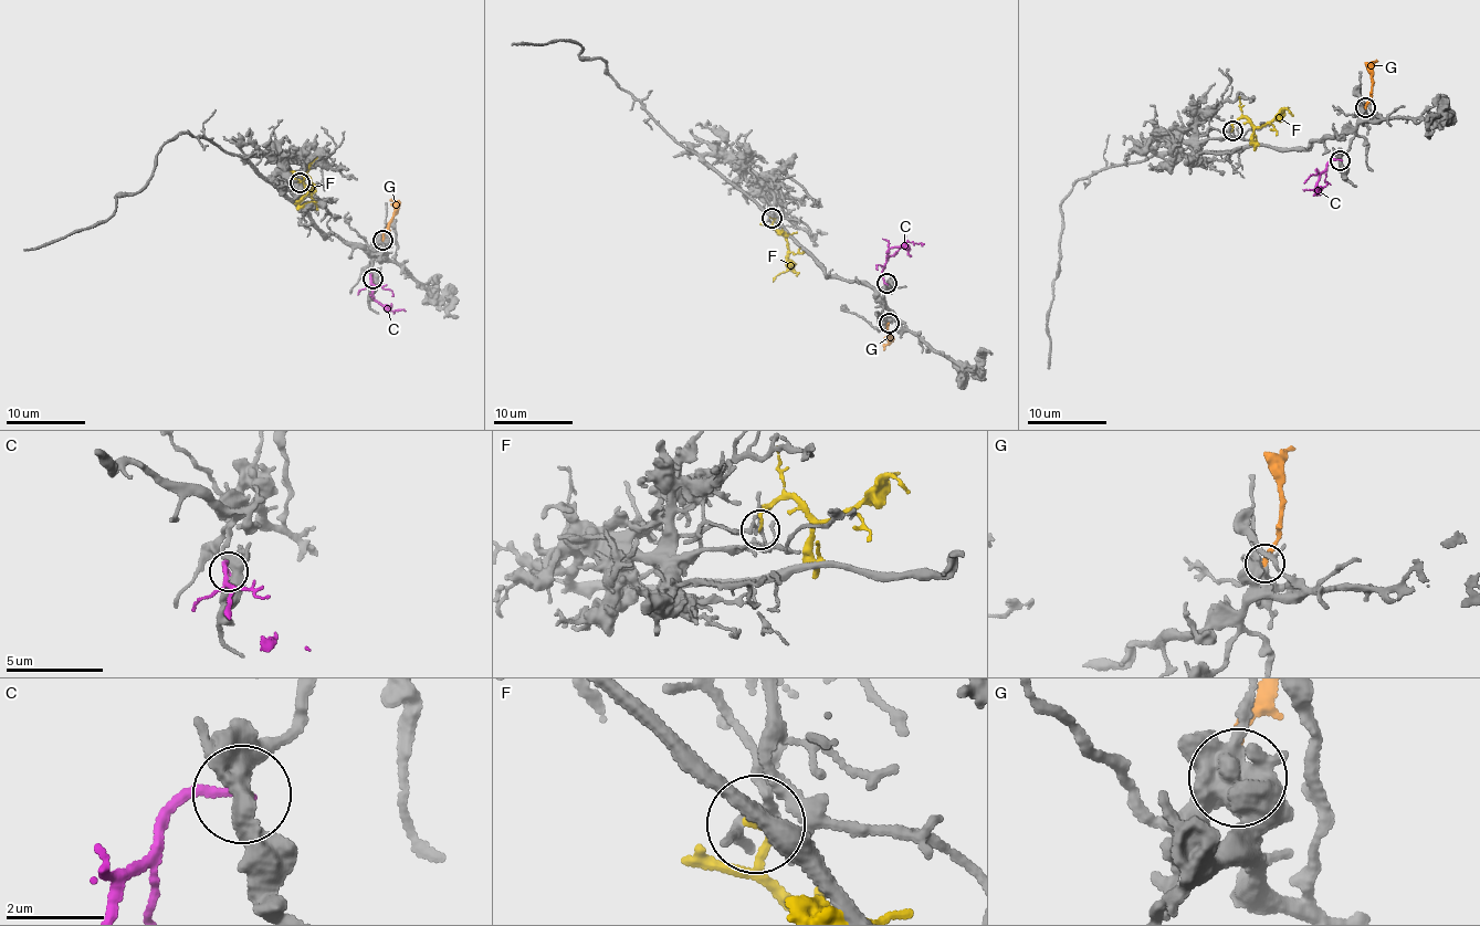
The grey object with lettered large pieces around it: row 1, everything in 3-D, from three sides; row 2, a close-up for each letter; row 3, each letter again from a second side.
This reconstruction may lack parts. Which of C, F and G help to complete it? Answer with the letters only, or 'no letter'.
G

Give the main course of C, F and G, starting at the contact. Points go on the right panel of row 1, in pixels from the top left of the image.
C: (1340, 159), (1326, 165), (1314, 188), (1320, 190), (1316, 192), (1319, 188)
F: (1231, 130), (1237, 118), (1255, 126), (1266, 124), (1290, 108)
G: (1365, 107), (1372, 82), (1371, 64), (1378, 61)

